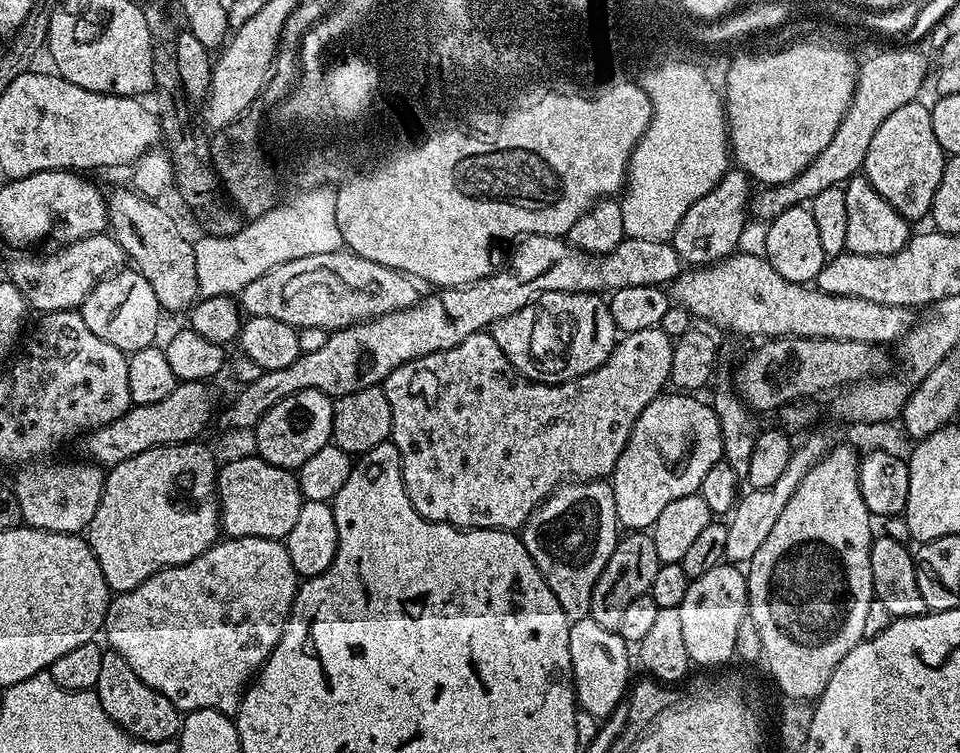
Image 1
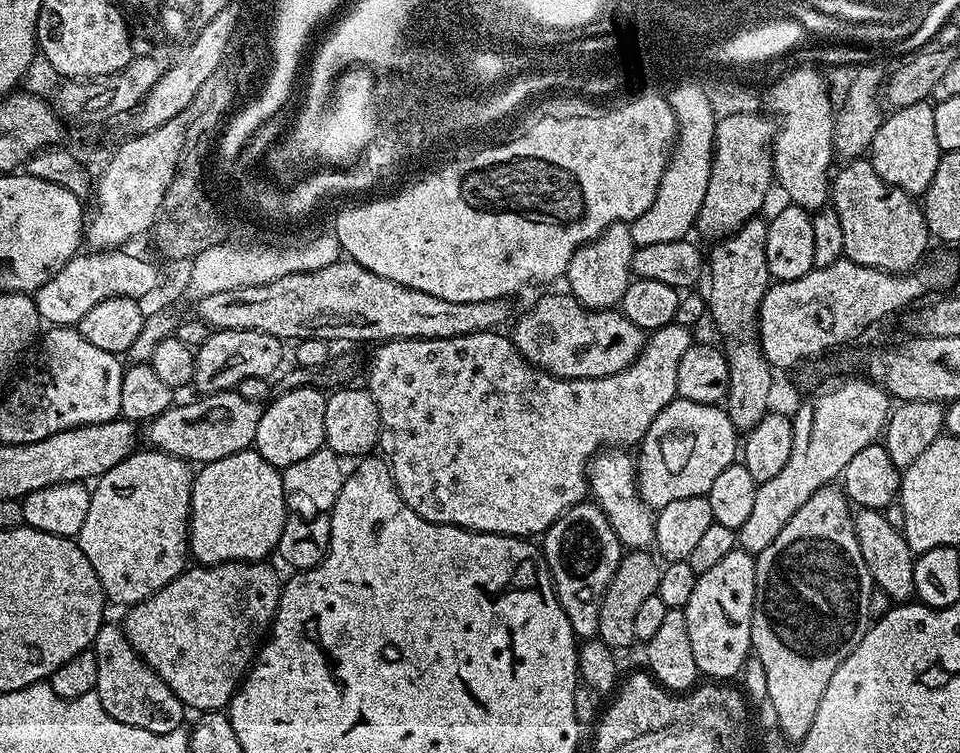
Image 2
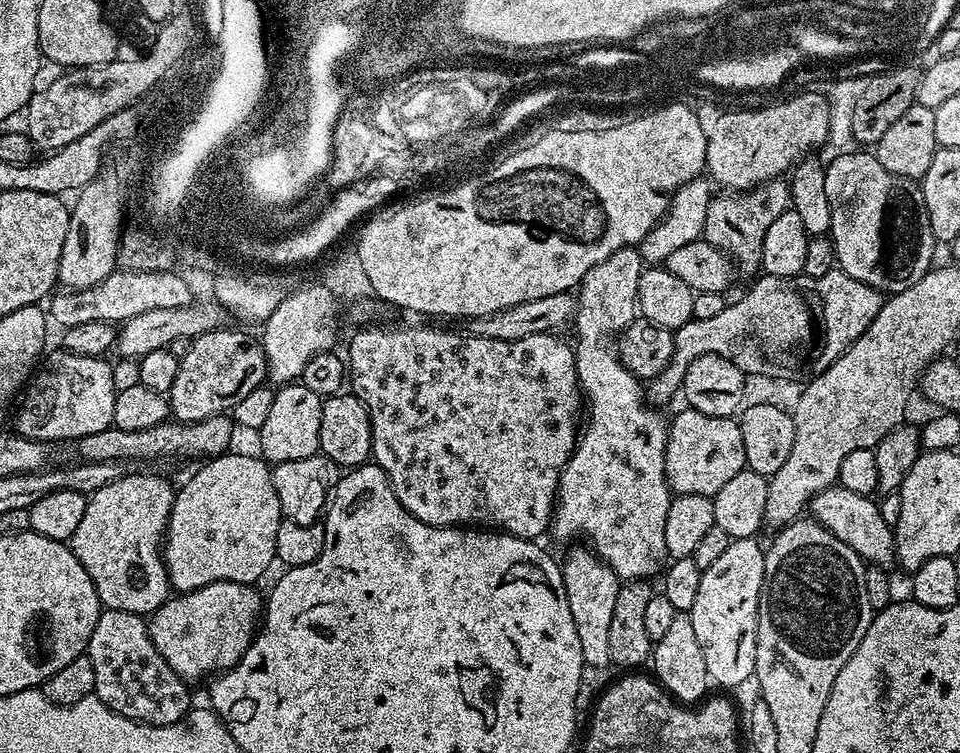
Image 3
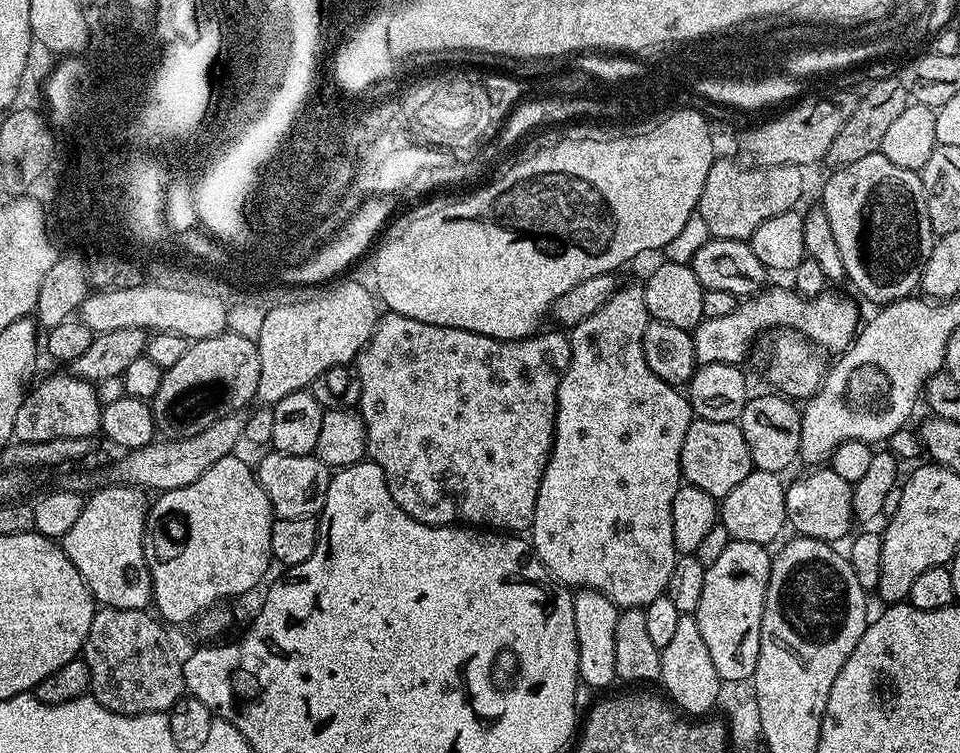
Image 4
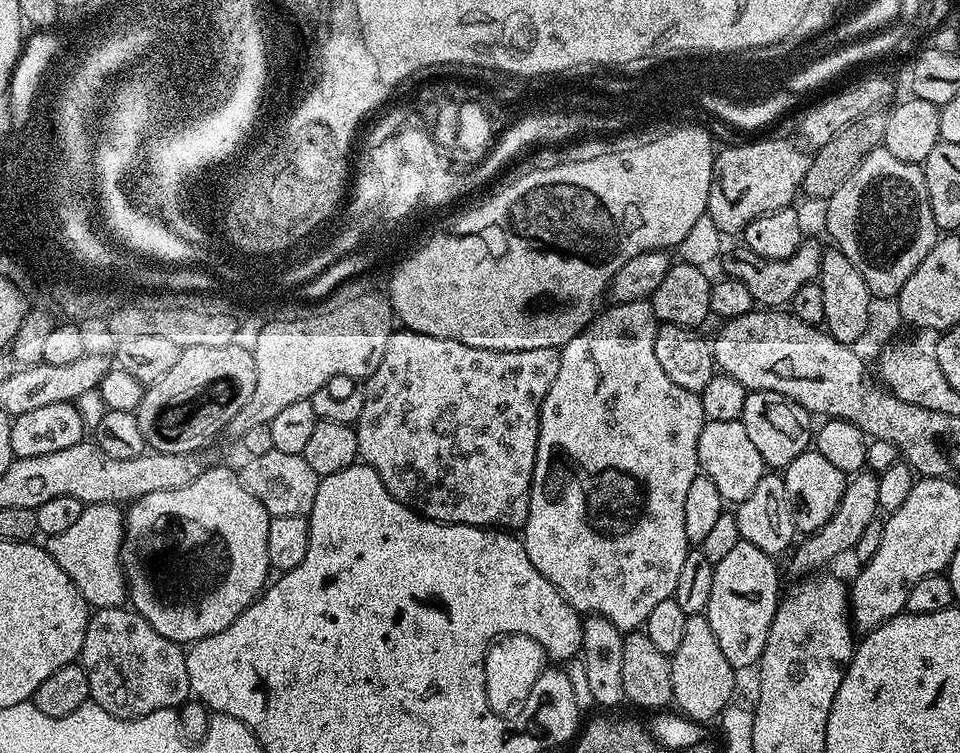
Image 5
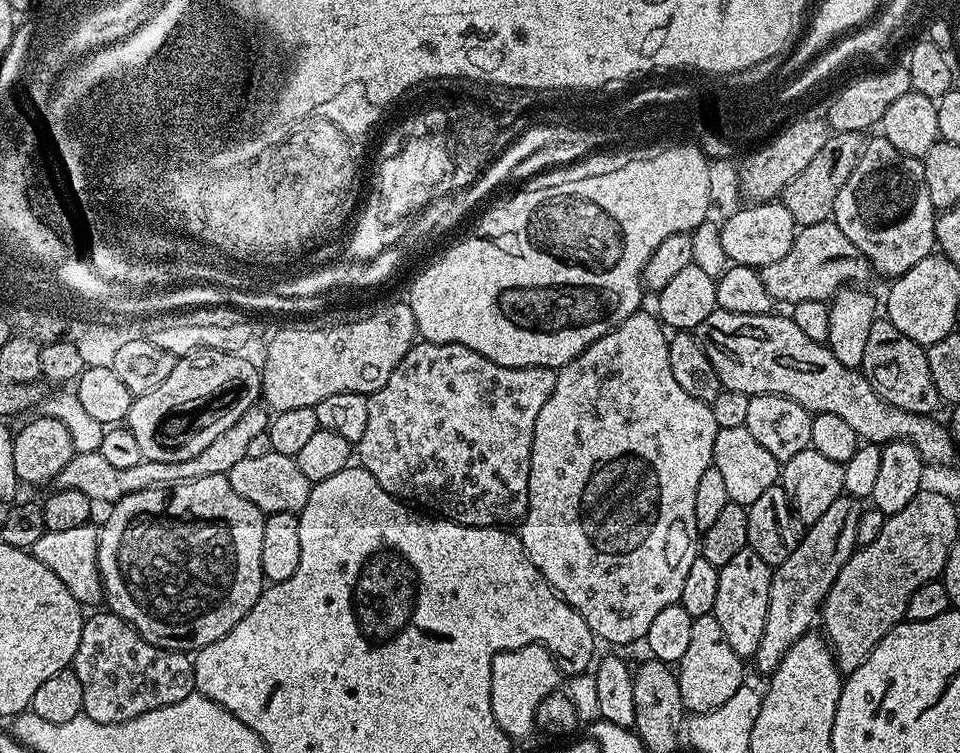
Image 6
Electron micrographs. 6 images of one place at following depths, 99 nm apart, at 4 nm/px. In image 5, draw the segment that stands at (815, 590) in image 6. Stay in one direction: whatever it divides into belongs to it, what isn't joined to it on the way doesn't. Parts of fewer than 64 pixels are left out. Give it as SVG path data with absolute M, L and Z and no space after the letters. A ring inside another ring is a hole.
M861 470L851 477L844 485L844 493L838 502L838 510L826 522L826 526L819 528L817 532L811 533L807 538L795 545L792 556L792 568L799 574L812 574L823 564L831 562L835 556L843 552L851 553L855 549L858 538L862 538L866 526L870 526L872 520L877 519L880 507L878 506L878 482L879 475L871 470ZM800 544L800 545L799 545ZM796 552L796 553L795 553Z

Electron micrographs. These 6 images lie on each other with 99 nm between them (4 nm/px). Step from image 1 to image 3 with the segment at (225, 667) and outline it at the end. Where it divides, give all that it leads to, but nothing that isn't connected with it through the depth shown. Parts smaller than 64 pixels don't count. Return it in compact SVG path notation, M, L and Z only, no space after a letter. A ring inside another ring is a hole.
M210 582L193 592L173 595L157 612L151 613L148 633L162 658L170 662L174 674L178 674L185 682L193 682L203 676L215 677L240 661L242 654L246 654L252 645L252 638L262 620L262 596L256 590L253 585L242 582Z

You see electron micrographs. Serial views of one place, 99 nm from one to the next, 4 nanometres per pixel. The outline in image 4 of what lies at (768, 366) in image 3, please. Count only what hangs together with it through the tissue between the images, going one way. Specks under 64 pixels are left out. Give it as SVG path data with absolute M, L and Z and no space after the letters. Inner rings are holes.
M765 287L755 296L741 299L736 308L730 310L730 314L726 314L723 318L703 319L691 329L697 365L743 365L752 343L759 338L764 328L799 332L813 346L825 353L839 354L852 347L862 324L860 312L856 309L854 301L839 296L838 293L832 292L833 290L826 290L820 296L805 298L791 287L788 287L789 289L772 287Z

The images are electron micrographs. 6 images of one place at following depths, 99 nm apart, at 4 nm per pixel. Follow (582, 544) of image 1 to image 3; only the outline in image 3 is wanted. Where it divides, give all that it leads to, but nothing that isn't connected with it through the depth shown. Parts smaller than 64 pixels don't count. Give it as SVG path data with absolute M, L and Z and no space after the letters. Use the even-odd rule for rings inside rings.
M587 547L584 548L574 549L572 556L562 560L566 602L570 602L570 614L574 618L574 630L578 630L578 642L582 645L582 658L585 665L603 670L604 667L612 664L610 621L622 581L610 565L589 551Z

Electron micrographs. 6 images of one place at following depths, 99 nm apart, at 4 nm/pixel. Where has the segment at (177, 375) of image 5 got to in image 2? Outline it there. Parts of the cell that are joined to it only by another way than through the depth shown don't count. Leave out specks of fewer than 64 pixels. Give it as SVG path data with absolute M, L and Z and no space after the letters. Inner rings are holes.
M225 328L213 331L206 338L206 342L195 349L196 379L194 388L197 388L197 393L211 394L235 389L246 378L271 377L271 372L284 360L284 348L285 345L274 334L255 332L254 330L226 330Z

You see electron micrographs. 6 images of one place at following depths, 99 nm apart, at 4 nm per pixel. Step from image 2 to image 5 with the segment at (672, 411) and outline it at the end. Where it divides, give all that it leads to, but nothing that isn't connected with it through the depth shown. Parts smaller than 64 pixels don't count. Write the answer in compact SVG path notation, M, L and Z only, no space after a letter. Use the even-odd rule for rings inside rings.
M740 420L705 422L698 438L698 462L700 472L708 476L714 486L718 486L718 494L722 494L725 502L732 506L738 506L743 500L750 498L754 486L758 486L758 482L762 482L766 475L762 454L758 454L754 442L750 442L746 435L746 426L742 426Z

